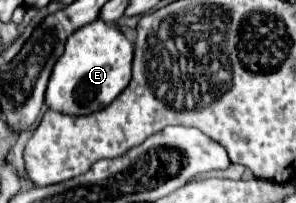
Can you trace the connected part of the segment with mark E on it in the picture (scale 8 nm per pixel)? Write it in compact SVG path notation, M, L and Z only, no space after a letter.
M95 20L73 32L65 44L63 56L57 60L45 92L47 108L59 114L85 116L109 106L131 80L133 44L117 26Z

